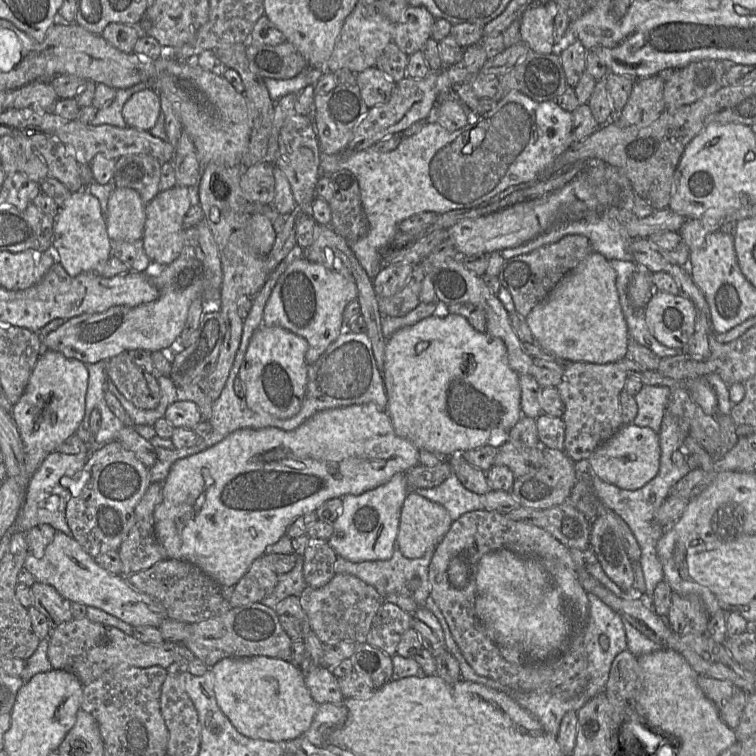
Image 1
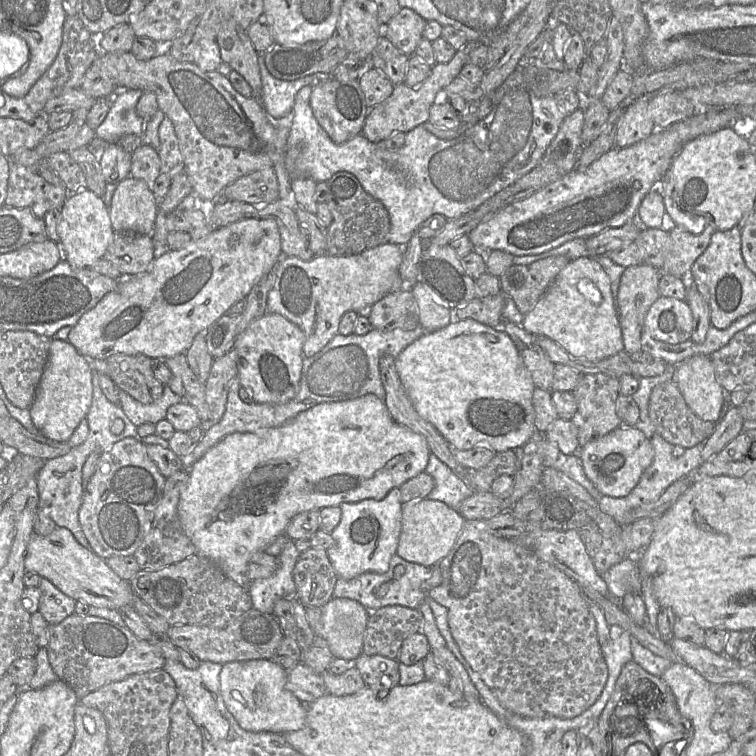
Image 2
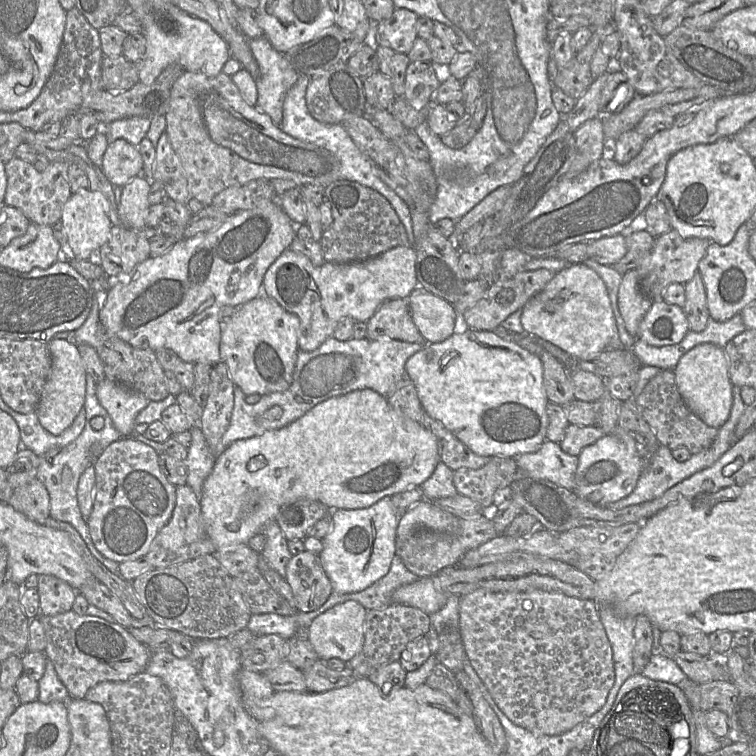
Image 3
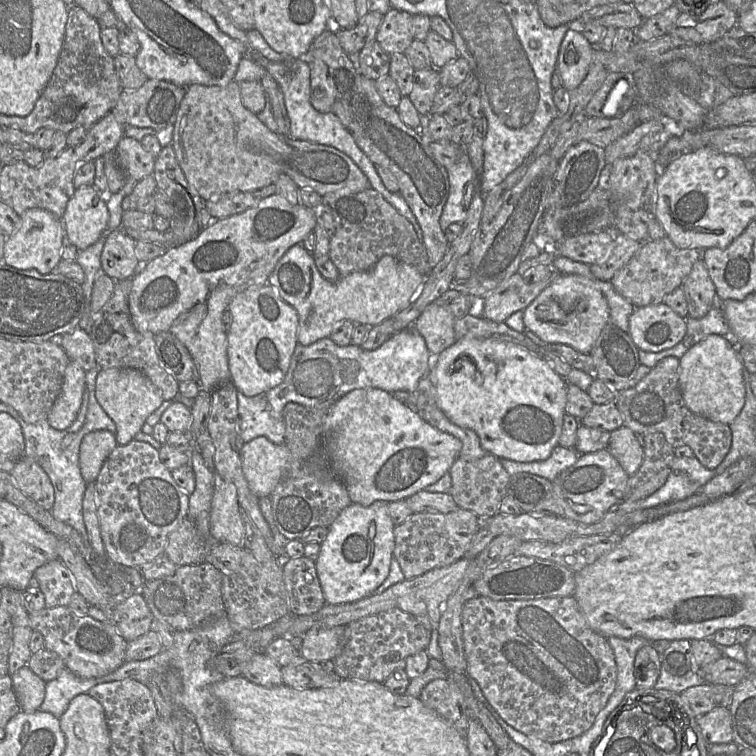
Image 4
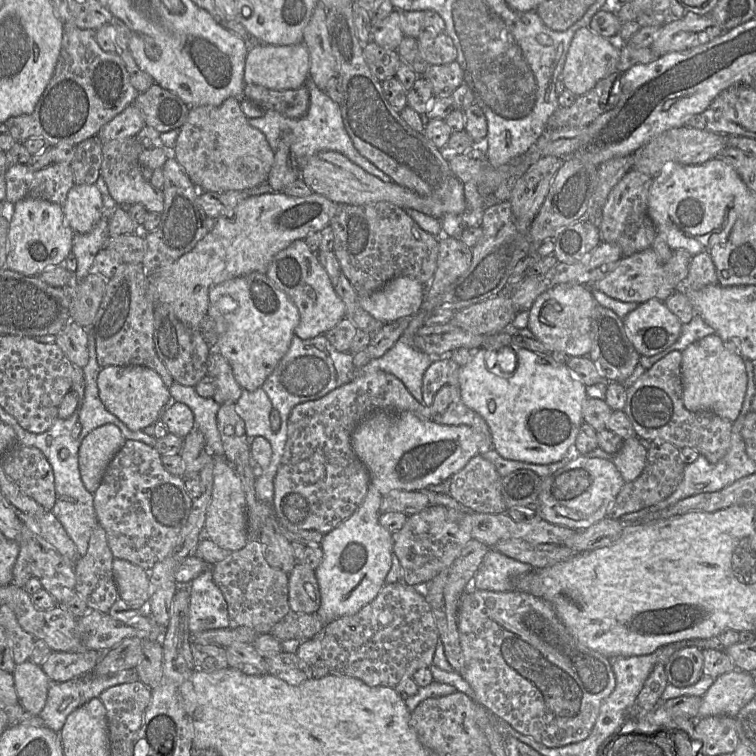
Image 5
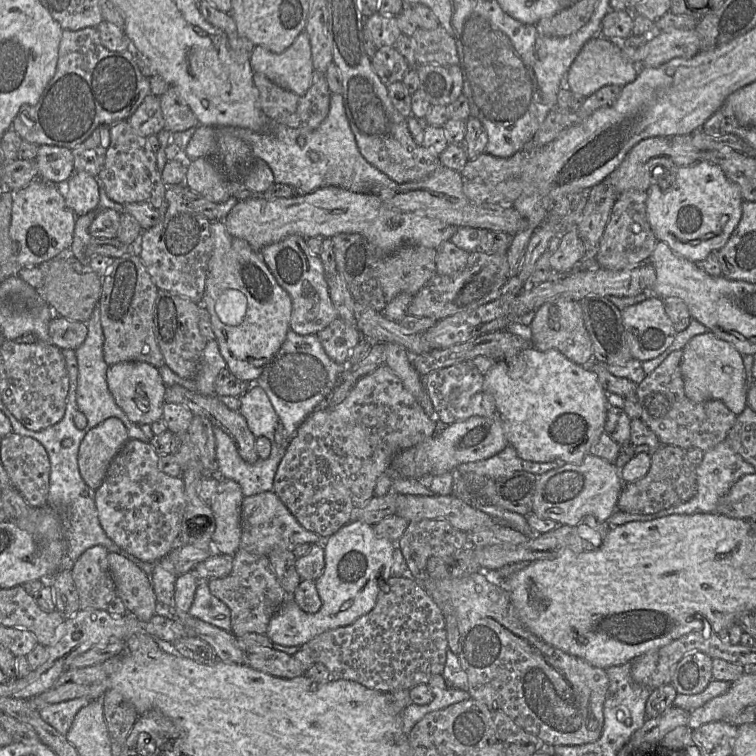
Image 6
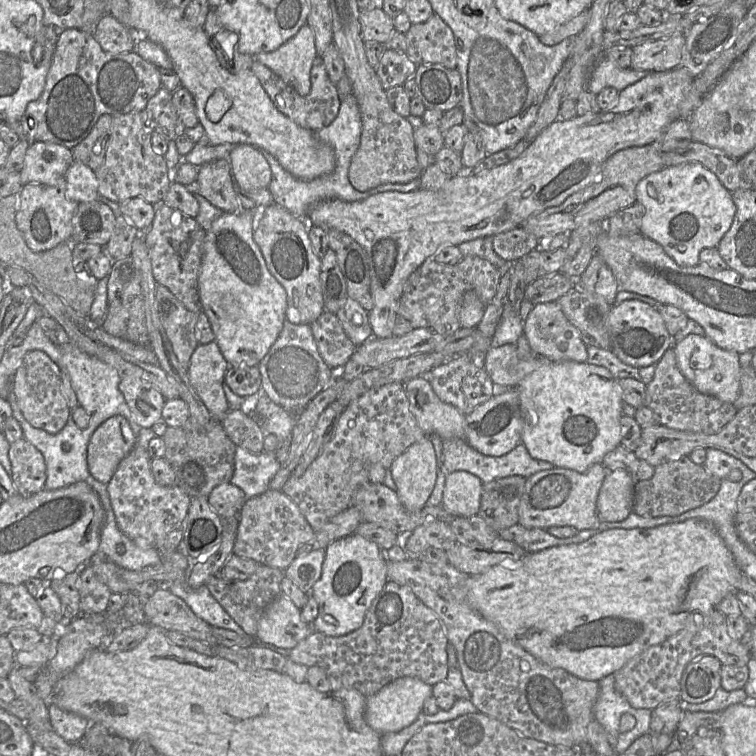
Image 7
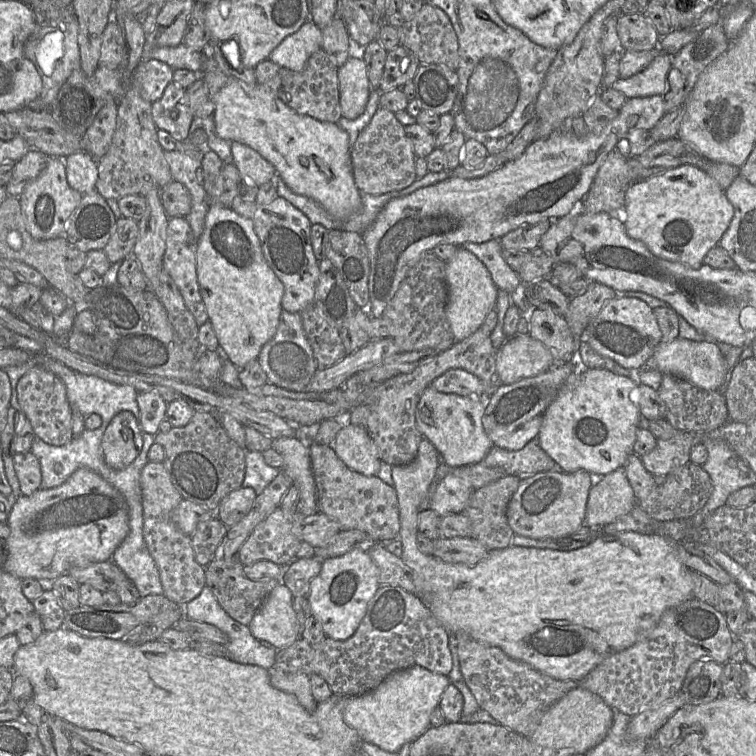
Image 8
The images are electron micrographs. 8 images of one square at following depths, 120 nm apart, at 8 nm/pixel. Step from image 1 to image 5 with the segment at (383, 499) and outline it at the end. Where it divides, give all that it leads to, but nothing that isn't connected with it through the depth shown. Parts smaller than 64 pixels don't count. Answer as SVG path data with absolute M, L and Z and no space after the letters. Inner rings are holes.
M369 485L357 510L322 538L323 557L315 575L321 598L316 614L324 625L358 612L385 584L392 565L392 534L379 523L382 497L374 486Z

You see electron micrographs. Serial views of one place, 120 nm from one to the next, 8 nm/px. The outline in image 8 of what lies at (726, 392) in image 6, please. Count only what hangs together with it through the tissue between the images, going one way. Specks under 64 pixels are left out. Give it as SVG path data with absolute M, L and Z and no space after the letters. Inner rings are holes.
M678 337L671 342L660 343L645 368L656 369L662 374L672 374L706 390L722 392L729 374L727 362L716 342L707 340L698 342Z

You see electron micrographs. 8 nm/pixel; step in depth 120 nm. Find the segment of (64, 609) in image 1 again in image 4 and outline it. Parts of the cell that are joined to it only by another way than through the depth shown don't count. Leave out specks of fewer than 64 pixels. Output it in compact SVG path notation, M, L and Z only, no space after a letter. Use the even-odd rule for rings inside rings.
M59 558L40 566L34 577L45 596L46 608L67 607L76 593L73 576Z

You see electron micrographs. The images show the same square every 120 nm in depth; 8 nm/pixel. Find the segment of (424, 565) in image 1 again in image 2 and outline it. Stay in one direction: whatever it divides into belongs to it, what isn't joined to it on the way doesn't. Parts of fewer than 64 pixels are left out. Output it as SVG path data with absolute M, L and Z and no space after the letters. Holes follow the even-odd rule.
M397 554L390 560L388 570L383 574L365 572L359 576L346 580L338 577L332 598L349 598L358 601L366 609L367 613L375 612L384 606L404 606L411 609L418 609L420 604L426 599L426 593L421 590L421 584L430 579L433 568L420 564L408 562ZM396 566L403 566L404 574L400 579L394 579L394 569Z

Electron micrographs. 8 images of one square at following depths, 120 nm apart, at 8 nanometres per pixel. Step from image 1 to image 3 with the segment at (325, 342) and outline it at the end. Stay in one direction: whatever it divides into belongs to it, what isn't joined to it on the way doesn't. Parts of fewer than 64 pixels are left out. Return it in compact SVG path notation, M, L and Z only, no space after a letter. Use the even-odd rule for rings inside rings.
M398 246L376 257L360 262L329 263L314 266L305 256L287 249L269 267L263 279L263 292L286 311L298 316L298 346L313 351L333 333L342 317L368 322L384 302L407 299L418 286L417 252L413 246Z

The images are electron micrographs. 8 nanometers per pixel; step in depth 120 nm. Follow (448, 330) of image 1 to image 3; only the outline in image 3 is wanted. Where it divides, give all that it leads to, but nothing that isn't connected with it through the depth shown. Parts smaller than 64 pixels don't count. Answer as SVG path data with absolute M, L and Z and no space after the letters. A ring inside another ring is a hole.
M468 329L446 340L426 344L405 363L420 403L432 419L440 422L472 452L480 456L516 457L536 452L546 440L548 398L540 358L490 330Z

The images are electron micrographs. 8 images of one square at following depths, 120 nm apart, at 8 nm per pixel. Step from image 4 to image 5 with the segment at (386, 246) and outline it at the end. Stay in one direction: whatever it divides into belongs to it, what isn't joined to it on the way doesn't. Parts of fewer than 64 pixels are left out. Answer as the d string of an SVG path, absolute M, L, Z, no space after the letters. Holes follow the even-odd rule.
M377 202L366 205L339 204L331 220L334 233L333 252L342 274L348 279L358 295L368 295L381 289L390 280L407 276L423 285L428 284L437 268L438 238L422 230L404 209L389 203Z

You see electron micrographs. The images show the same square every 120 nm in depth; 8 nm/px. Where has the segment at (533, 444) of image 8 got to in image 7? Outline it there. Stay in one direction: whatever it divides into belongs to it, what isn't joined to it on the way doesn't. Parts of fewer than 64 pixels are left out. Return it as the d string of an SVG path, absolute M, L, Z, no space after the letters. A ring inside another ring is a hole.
M444 439L442 440L442 447L442 466L446 472L466 471L477 476L482 483L488 483L495 479L512 475L528 478L539 471L549 470L555 467L550 462L532 458L525 445L521 442L510 452L498 457L484 455L478 452L469 446L464 439Z

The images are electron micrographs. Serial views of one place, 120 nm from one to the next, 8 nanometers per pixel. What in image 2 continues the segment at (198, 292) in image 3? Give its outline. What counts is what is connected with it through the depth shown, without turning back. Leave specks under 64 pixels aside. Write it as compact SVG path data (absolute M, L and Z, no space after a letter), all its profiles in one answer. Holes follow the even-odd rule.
M244 219L231 223L222 228L214 229L203 239L191 240L184 248L178 250L163 250L154 258L149 268L138 275L123 276L124 279L118 279L117 287L104 295L104 297L89 311L84 313L78 322L72 326L67 341L70 342L78 352L85 358L107 359L114 354L136 355L143 354L150 358L165 359L178 354L185 354L191 346L195 336L201 331L206 330L221 316L226 314L228 309L238 300L245 299L252 287L267 272L274 269L282 259L281 239L277 223L272 219Z

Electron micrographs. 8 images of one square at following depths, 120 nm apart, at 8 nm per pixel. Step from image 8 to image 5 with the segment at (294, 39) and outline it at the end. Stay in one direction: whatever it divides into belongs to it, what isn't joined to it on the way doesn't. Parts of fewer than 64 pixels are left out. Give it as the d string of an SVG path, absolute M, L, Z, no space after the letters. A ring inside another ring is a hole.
M303 42L286 46L260 43L248 49L244 66L245 84L260 85L272 90L289 90L303 86L308 77L309 54Z

